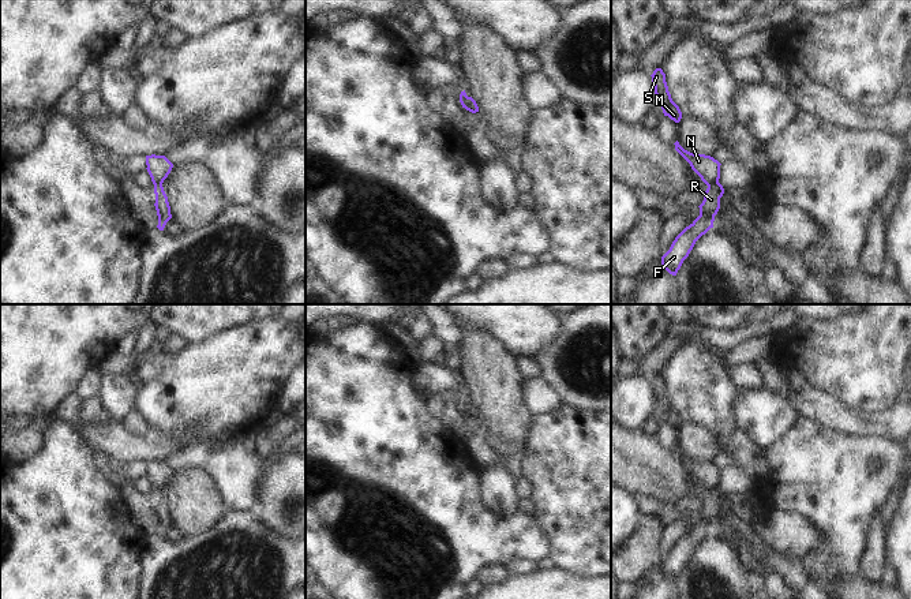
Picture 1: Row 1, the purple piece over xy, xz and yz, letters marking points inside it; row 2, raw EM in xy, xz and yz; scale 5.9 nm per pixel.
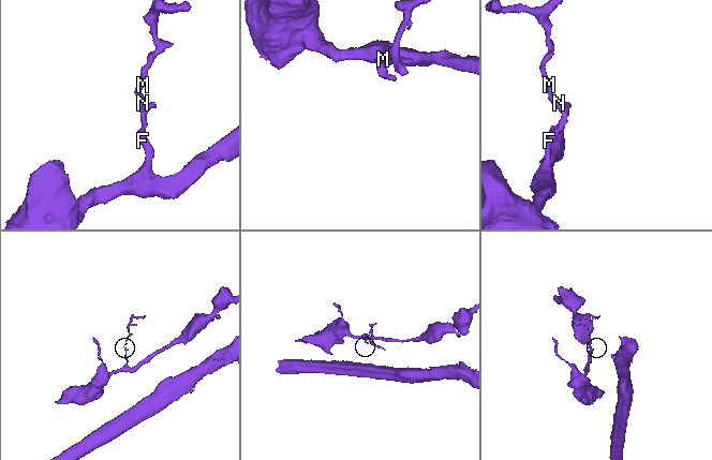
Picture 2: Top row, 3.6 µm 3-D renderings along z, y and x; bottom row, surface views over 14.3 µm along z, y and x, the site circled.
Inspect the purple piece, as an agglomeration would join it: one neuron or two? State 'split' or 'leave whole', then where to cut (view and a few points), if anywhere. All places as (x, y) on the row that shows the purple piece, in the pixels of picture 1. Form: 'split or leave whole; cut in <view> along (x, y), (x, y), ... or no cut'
split; cut in yz along (718, 180), (708, 186)

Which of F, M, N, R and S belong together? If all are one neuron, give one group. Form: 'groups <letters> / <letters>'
groups F R / M N S

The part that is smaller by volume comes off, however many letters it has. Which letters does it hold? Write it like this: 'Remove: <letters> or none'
Remove: M, N, S

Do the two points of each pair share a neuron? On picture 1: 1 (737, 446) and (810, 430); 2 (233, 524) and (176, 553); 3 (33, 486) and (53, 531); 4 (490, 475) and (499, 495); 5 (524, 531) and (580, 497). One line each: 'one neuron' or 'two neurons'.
1: two neurons
2: one neuron
3: one neuron
4: one neuron
5: two neurons

